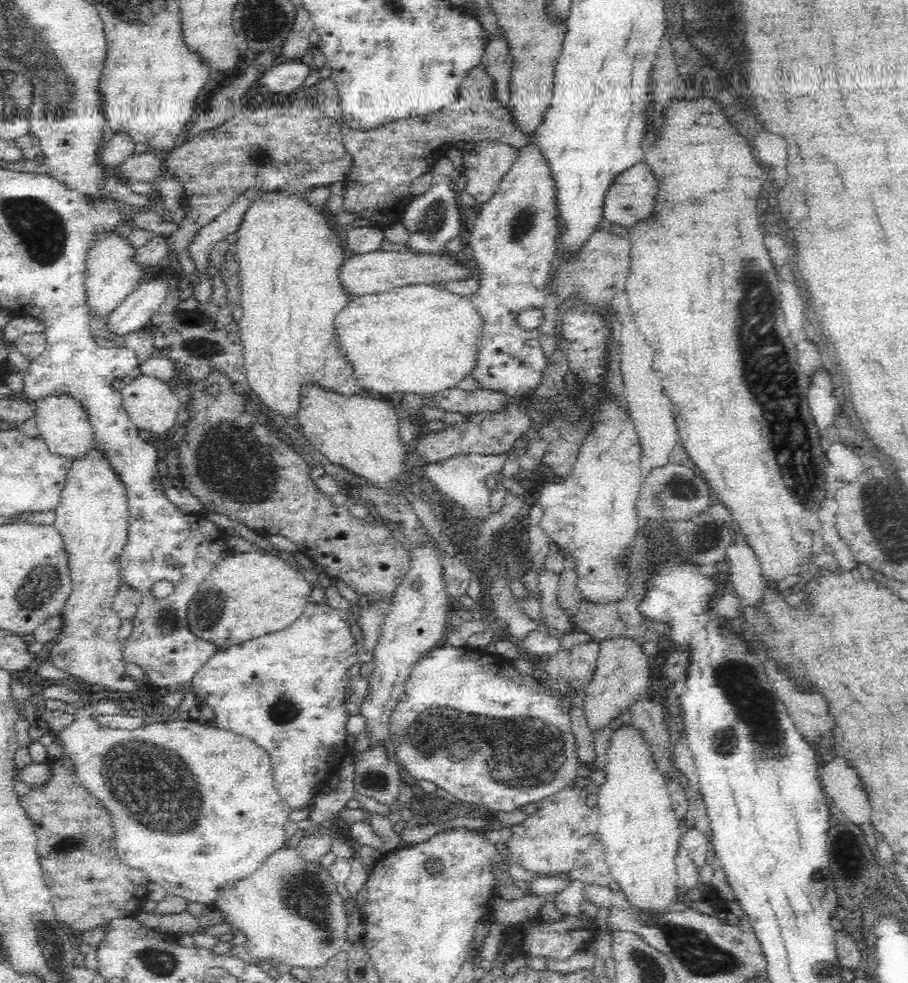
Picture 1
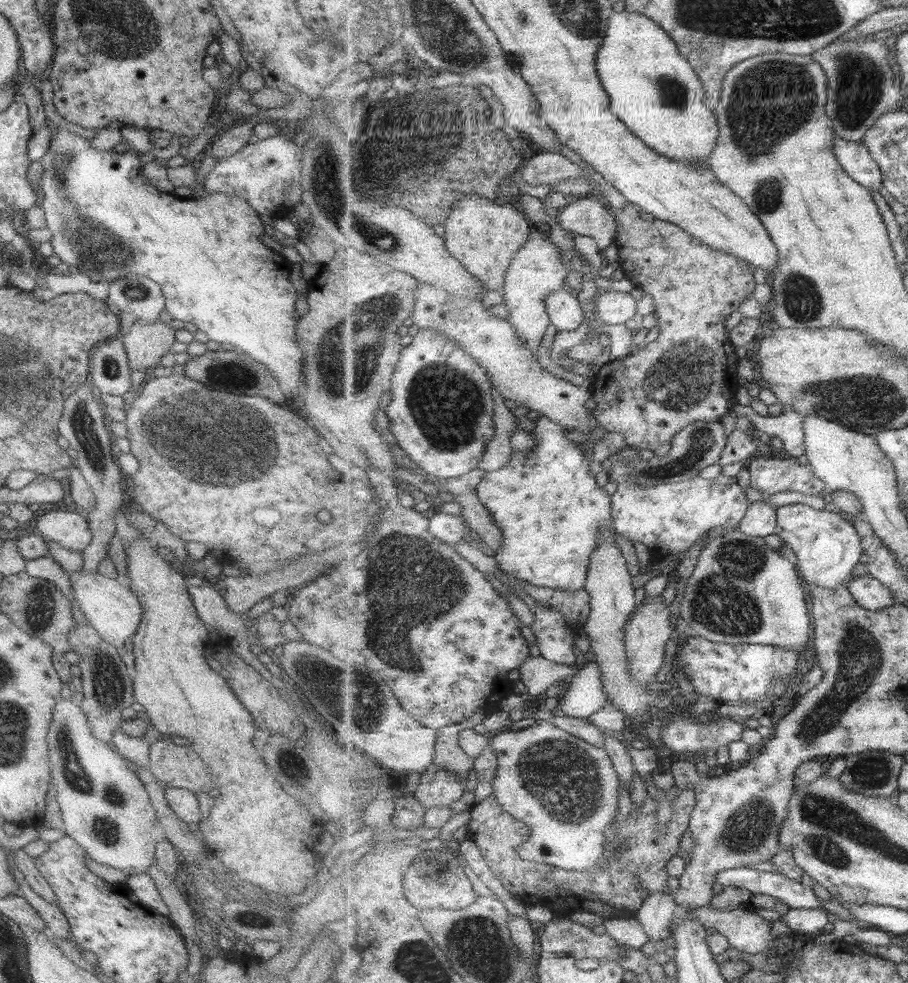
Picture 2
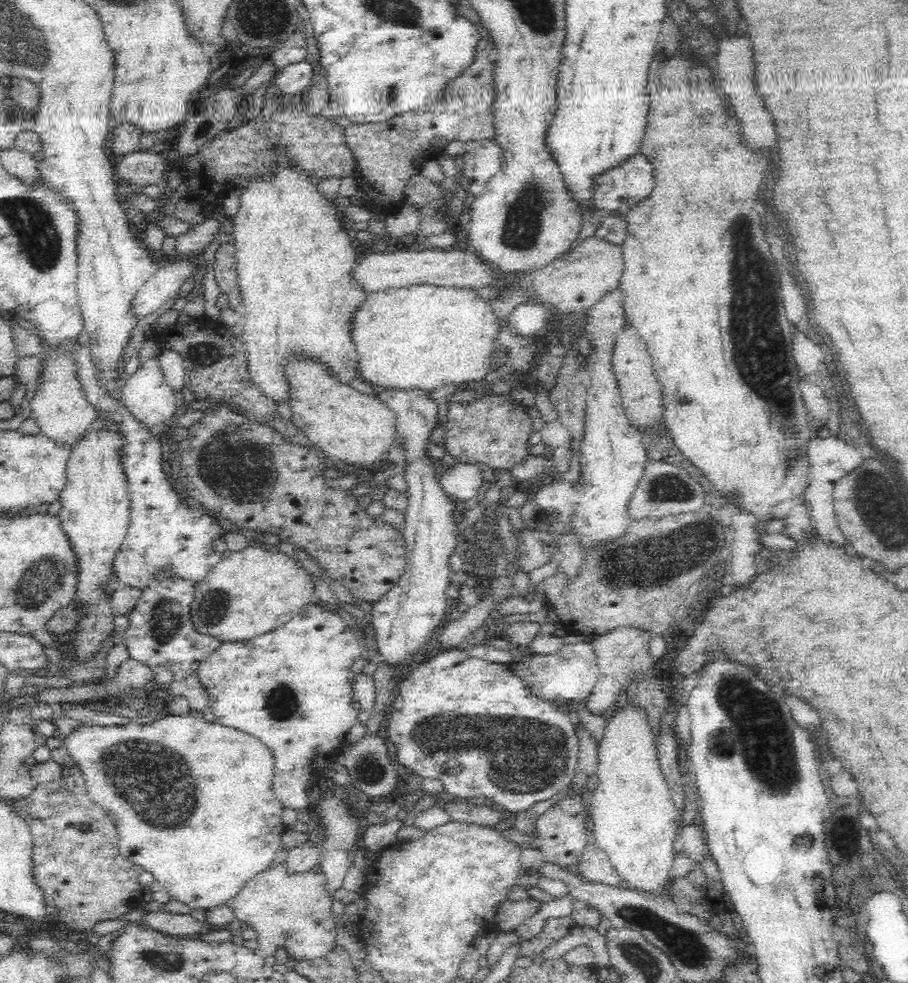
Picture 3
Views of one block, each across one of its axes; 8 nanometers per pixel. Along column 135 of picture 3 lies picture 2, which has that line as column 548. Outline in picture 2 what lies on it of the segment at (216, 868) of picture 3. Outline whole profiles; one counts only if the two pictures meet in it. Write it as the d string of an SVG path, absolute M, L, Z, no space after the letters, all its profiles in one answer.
M548 720L517 731L506 729L493 735L490 744L499 758L492 794L505 811L533 830L527 844L519 846L519 857L577 872L588 871L601 864L610 846L608 842L619 810L619 786L622 784L606 749L565 732Z

